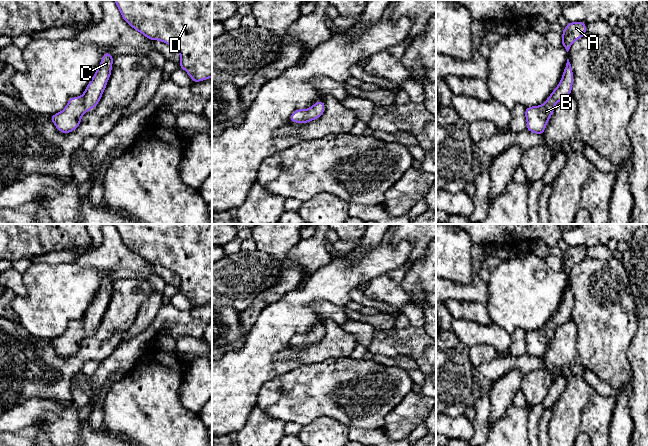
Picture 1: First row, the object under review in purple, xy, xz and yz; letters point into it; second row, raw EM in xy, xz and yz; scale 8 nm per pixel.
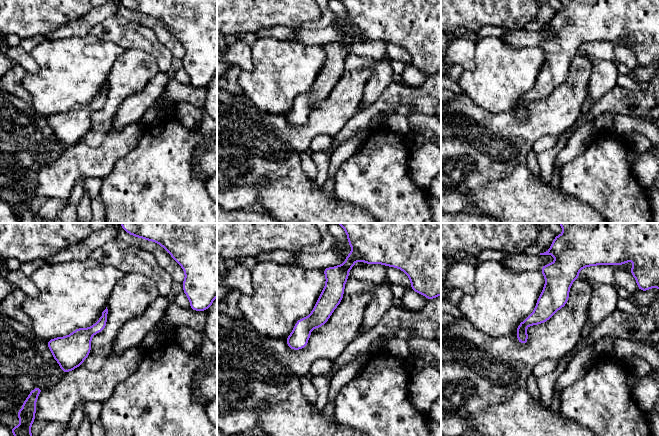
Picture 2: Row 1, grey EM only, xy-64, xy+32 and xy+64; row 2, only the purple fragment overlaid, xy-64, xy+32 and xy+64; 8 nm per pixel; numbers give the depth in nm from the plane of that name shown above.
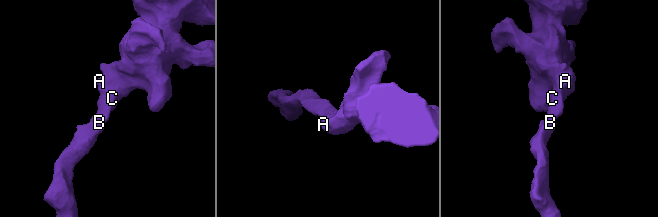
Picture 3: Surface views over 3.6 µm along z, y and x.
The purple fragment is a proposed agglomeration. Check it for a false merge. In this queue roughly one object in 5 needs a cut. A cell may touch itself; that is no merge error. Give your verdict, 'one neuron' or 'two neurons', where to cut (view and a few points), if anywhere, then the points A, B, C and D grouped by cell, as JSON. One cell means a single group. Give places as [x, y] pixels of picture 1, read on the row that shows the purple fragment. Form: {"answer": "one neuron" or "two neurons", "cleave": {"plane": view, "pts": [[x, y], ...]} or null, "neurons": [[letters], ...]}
{"answer": "one neuron", "cleave": null, "neurons": [["A", "B", "C", "D"]]}

